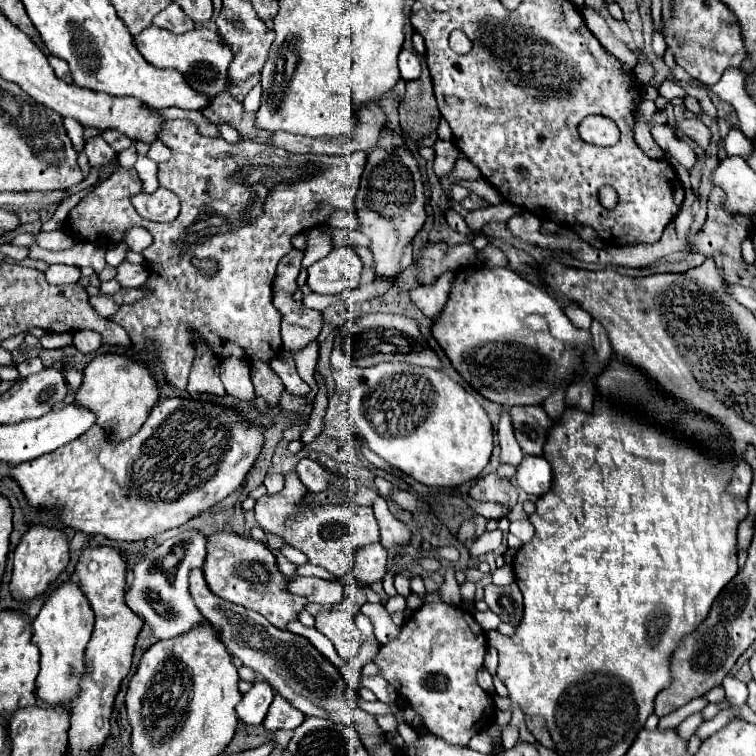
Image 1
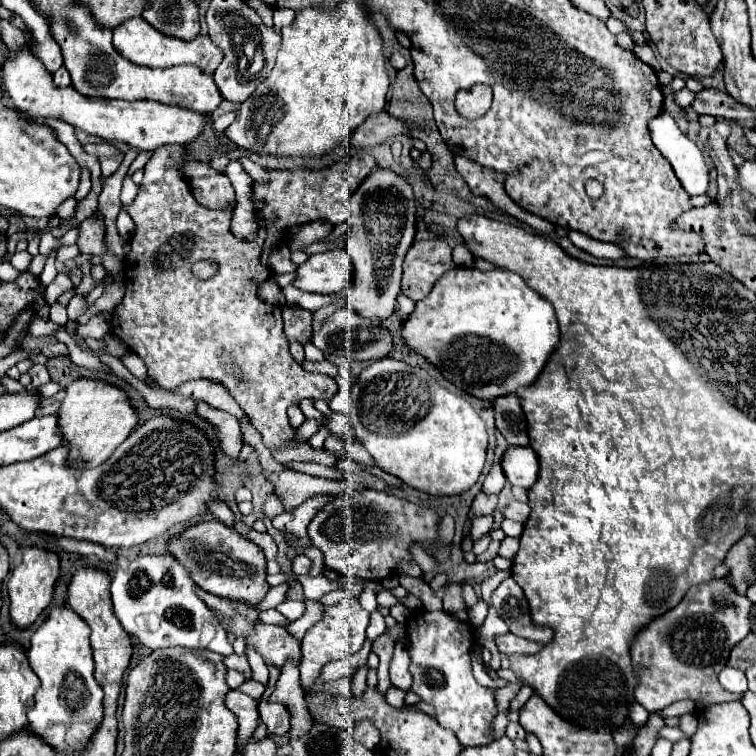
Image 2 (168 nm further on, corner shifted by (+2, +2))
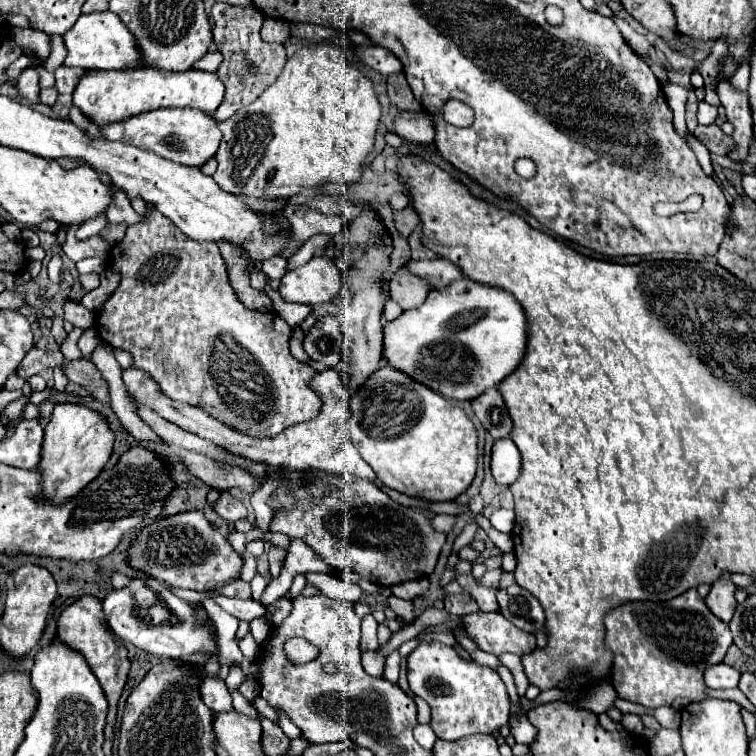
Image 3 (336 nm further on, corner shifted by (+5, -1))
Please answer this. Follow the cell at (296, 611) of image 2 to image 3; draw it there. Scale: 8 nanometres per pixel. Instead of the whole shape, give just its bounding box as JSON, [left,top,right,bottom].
[267,598,291,626]

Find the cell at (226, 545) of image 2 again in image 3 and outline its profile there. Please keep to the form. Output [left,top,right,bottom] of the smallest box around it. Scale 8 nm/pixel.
[127,510,243,590]

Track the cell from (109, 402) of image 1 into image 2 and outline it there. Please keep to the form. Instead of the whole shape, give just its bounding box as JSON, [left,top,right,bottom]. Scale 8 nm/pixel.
[58,377,138,467]

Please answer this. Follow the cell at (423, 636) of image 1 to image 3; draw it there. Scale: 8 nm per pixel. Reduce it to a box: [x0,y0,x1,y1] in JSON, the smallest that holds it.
[407,640,509,740]

